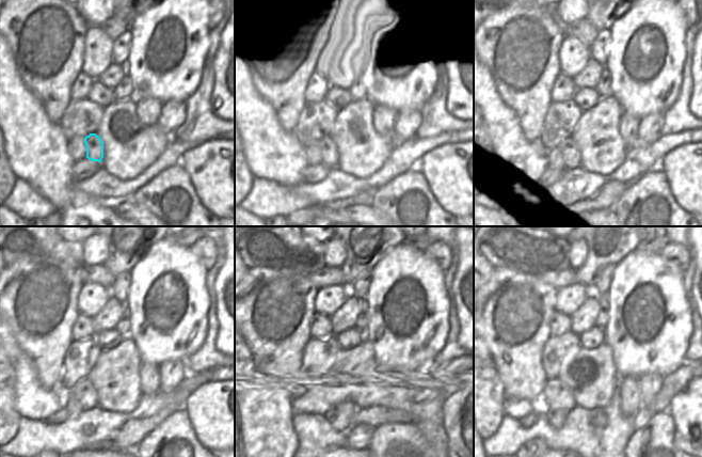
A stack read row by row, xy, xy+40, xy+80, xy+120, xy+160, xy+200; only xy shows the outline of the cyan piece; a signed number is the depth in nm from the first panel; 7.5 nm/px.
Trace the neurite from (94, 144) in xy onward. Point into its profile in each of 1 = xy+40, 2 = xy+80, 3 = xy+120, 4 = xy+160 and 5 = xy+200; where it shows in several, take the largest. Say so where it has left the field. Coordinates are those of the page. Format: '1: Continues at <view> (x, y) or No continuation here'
1: Continues at xy+40 (330, 155)
2: Continues at xy+80 (570, 154)
3: Continues at xy+120 (83, 391)
4: Continues at xy+160 (331, 394)
5: Continues at xy+200 (556, 395).

